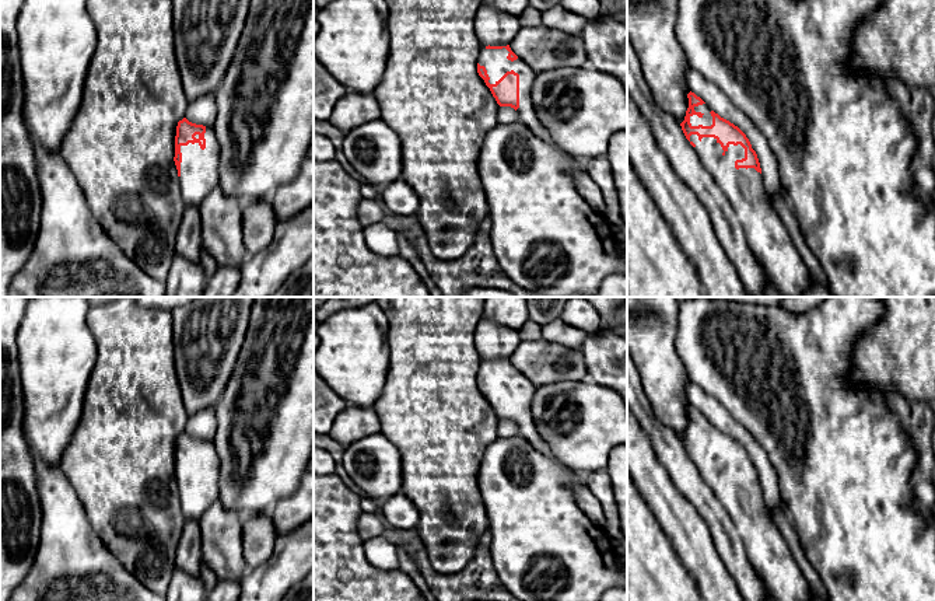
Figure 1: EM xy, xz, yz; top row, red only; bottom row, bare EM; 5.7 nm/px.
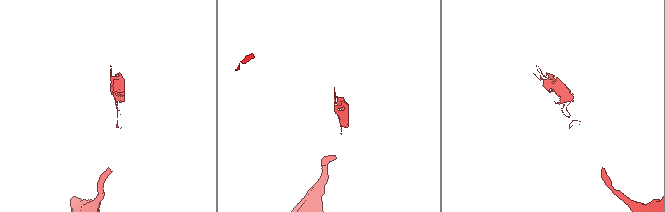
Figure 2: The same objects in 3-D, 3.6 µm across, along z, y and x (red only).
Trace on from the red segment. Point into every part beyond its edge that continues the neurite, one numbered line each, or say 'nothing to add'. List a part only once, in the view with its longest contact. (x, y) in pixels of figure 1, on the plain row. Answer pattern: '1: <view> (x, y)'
1: yz (766, 548)

